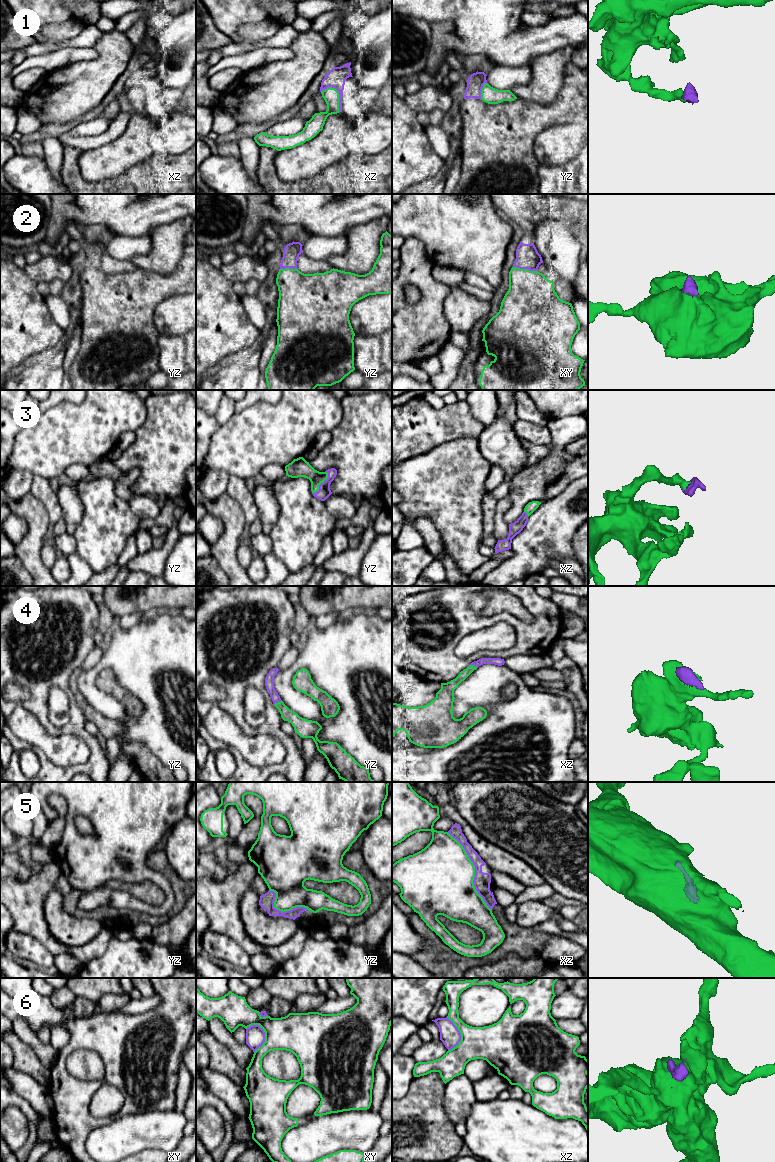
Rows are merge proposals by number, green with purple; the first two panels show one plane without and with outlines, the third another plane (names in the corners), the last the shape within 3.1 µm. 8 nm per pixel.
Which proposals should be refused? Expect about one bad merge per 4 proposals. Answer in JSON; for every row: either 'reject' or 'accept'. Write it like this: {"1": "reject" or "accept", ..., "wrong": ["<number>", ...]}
{"1": "reject", "2": "accept", "3": "accept", "4": "accept", "5": "reject", "6": "reject", "wrong": ["1", "5", "6"]}

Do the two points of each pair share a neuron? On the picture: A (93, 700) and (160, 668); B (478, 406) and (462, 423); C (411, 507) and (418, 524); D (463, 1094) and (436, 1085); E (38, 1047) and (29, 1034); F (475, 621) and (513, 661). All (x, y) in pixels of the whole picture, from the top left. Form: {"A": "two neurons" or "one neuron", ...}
{"A": "one neuron", "B": "two neurons", "C": "two neurons", "D": "two neurons", "E": "one neuron", "F": "two neurons"}

